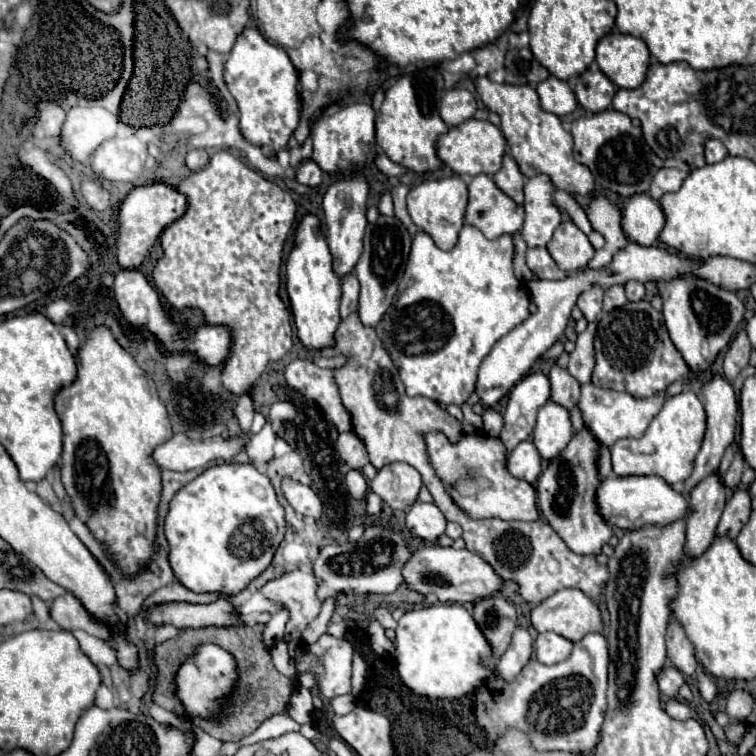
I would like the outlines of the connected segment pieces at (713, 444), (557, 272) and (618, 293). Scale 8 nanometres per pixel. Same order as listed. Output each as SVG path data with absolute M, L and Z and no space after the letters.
M714 377L710 383L706 383L702 387L704 393L704 407L706 407L706 415L708 415L708 429L706 429L706 437L702 443L700 453L696 455L696 465L694 471L690 475L690 479L686 481L686 489L680 491L682 495L690 495L690 491L706 477L710 477L714 471L718 471L718 465L722 461L722 455L726 451L726 447L734 441L734 431L736 431L736 415L738 415L738 403L734 397L734 391L730 387L730 383L722 377Z
M544 247L528 249L526 251L526 263L538 279L554 281L554 279L564 279L566 277L566 273L554 263L554 259L550 259L550 253Z
M614 285L614 287L606 289L606 293L604 293L604 311L612 311L612 309L622 307L626 303L628 303L628 299L624 295L624 287L622 285Z

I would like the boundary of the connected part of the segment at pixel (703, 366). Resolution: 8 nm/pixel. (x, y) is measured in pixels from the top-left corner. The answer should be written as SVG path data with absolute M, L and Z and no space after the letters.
M678 277L668 283L658 285L664 299L664 319L674 347L680 351L682 359L692 373L700 375L710 369L716 355L734 339L738 327L744 319L744 303L734 291L716 287L698 277Z

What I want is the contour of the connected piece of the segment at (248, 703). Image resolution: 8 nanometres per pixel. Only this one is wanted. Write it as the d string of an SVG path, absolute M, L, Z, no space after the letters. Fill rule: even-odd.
M254 625L254 627L202 627L202 629L182 629L176 637L168 639L166 645L158 643L154 647L154 665L158 667L158 677L156 677L156 687L152 693L152 701L158 703L160 707L164 707L166 711L172 711L176 715L182 715L182 705L178 703L176 695L174 695L174 673L178 669L178 665L184 661L184 657L188 657L192 653L194 645L200 643L216 643L220 647L224 647L226 651L230 651L236 661L238 661L238 685L234 689L232 695L232 709L226 711L222 715L222 719L218 721L204 721L204 719L192 719L194 727L204 729L206 733L214 735L216 739L222 741L240 741L242 737L250 735L252 731L256 731L260 727L260 723L276 713L282 713L288 707L288 701L296 689L296 685L282 677L274 665L272 665L272 657L270 657L270 649L262 643L262 629L264 625ZM164 653L166 653L166 665L164 665ZM266 715L266 717L264 717Z

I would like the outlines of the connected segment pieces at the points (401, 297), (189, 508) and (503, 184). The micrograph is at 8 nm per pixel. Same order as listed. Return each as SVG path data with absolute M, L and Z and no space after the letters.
M472 225L462 227L458 245L450 251L438 249L430 235L418 231L412 241L412 251L398 289L398 299L376 327L376 333L390 359L398 367L400 379L410 397L424 395L438 403L462 405L476 389L476 377L482 359L490 353L498 339L528 319L528 291L512 271L512 255L514 245L510 235L486 239L482 231Z
M218 463L208 467L174 495L164 521L164 535L170 545L170 567L184 587L196 593L208 591L230 597L242 591L270 565L274 551L284 537L284 509L278 503L270 479L252 463Z
M510 155L504 157L504 165L502 169L494 175L494 183L500 187L500 191L504 191L510 199L514 199L514 203L522 205L524 203L524 183L526 177L520 173L518 165L514 163L514 159Z

